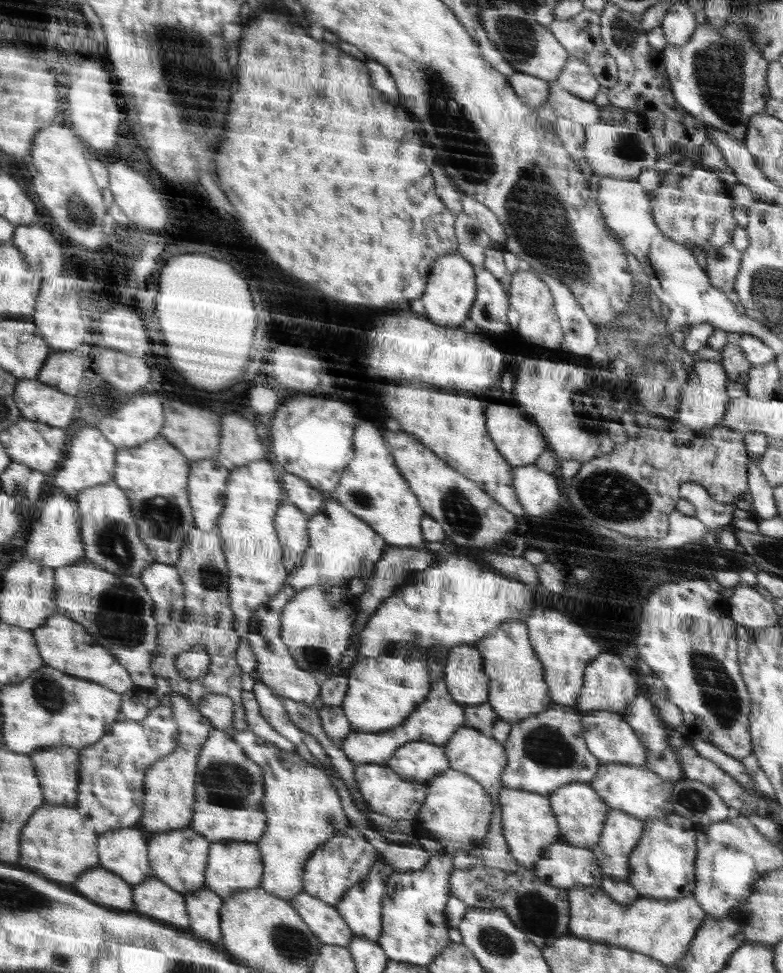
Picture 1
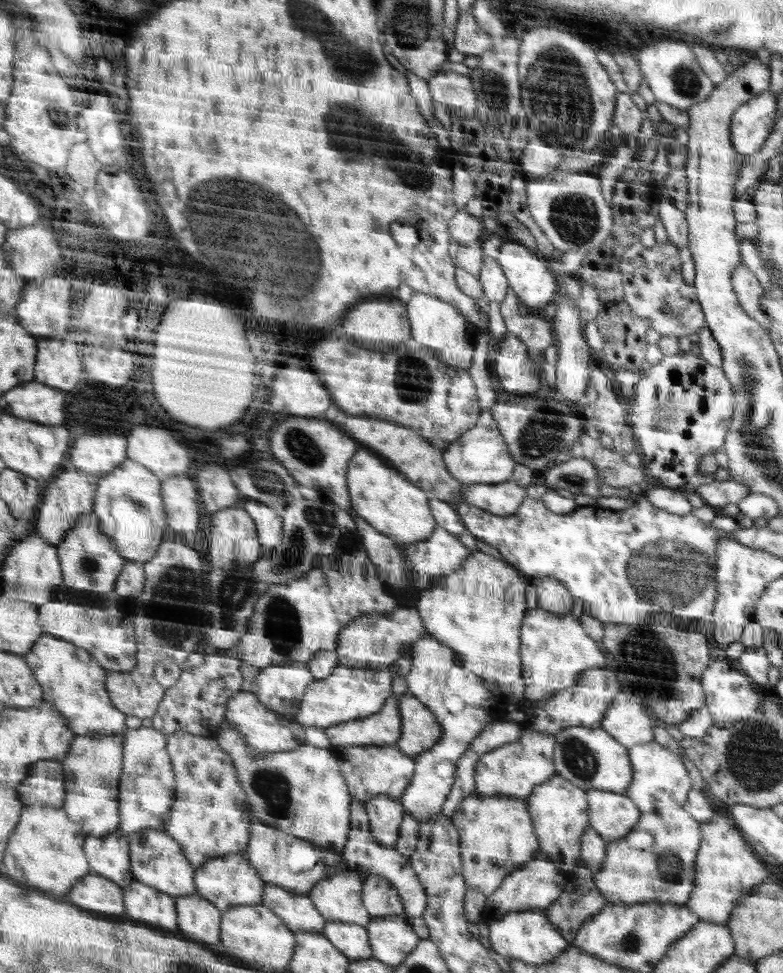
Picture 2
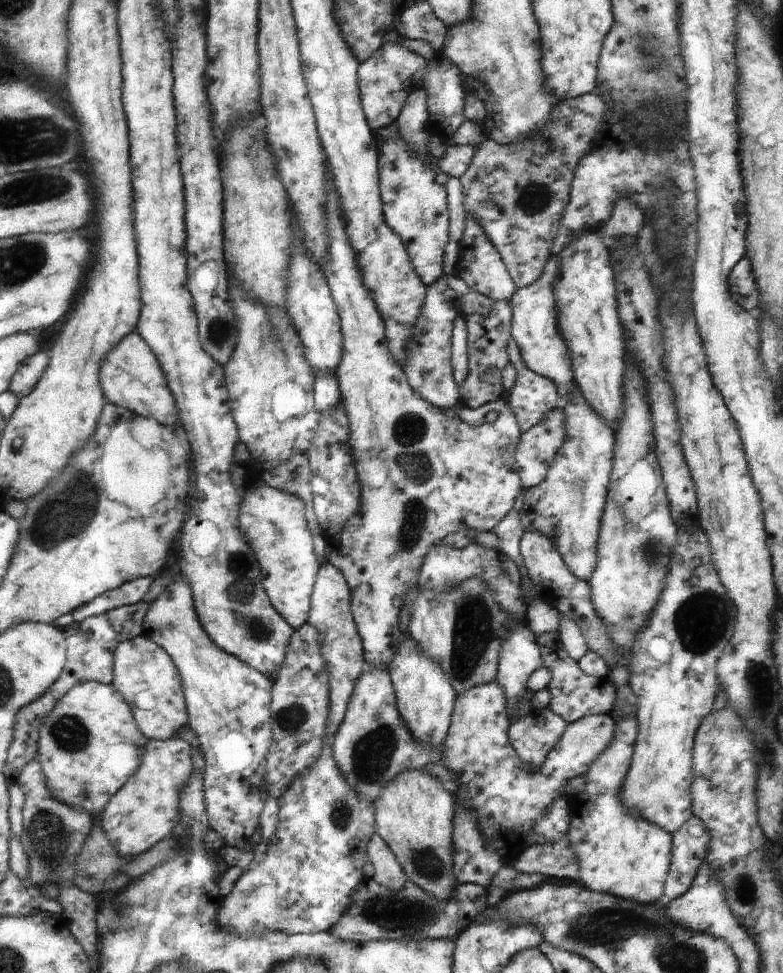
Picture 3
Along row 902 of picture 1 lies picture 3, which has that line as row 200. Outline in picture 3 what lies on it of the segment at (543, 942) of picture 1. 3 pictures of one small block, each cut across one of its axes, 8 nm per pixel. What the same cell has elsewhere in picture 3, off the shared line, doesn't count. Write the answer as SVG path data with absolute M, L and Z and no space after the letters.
M597 92L558 100L545 125L528 138L502 145L488 137L477 145L467 171L460 177L466 194L463 202L466 212L483 224L486 234L496 244L497 251L518 287L536 283L544 272L546 261L552 256L553 242L561 230L562 220L570 202L577 166L581 158L593 147L596 136L602 132L600 124L606 109L605 99Z

